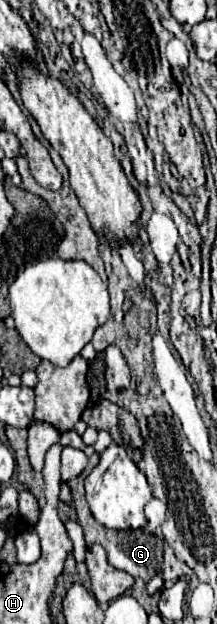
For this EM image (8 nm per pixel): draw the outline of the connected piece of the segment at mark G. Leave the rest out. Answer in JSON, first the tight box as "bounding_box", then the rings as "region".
{"bounding_box":[68,454,162,608],"region":[[[94,454],[94,456],[90,458],[88,468],[86,468],[78,478],[74,478],[74,480],[68,482],[70,488],[72,488],[72,500],[74,500],[76,514],[78,514],[78,524],[80,524],[82,530],[84,530],[86,546],[88,546],[88,548],[90,548],[92,544],[102,544],[104,550],[106,550],[106,554],[108,554],[108,564],[114,566],[114,568],[118,568],[118,570],[128,572],[130,576],[134,576],[136,582],[134,582],[134,586],[132,586],[128,592],[130,592],[142,606],[150,608],[150,606],[152,606],[152,600],[150,600],[148,594],[146,594],[146,582],[148,582],[154,574],[160,572],[160,566],[162,566],[162,540],[160,540],[158,536],[148,534],[146,530],[126,530],[126,532],[108,530],[108,528],[100,526],[100,524],[92,518],[92,512],[90,512],[86,500],[84,500],[84,480],[86,480],[86,476],[90,474],[90,470],[94,468],[96,458],[98,458],[98,456]]]}

